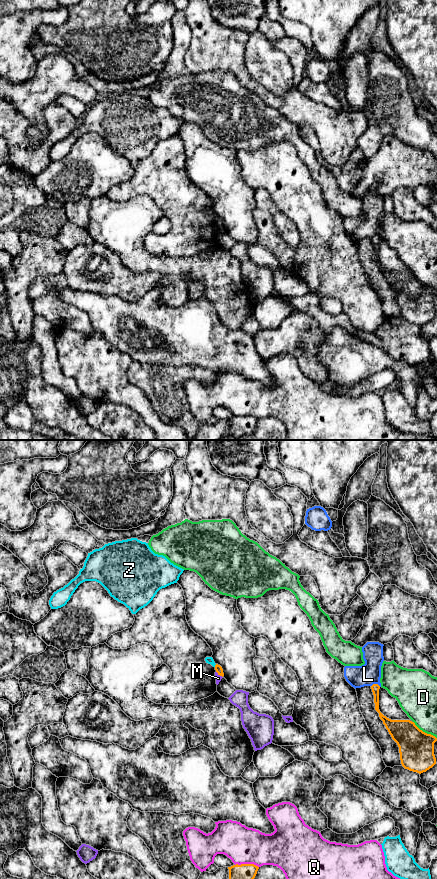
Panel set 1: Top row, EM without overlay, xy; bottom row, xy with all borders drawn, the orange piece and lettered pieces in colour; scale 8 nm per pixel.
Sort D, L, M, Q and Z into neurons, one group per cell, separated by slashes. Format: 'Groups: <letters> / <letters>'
Groups: D / L M / Q / Z

